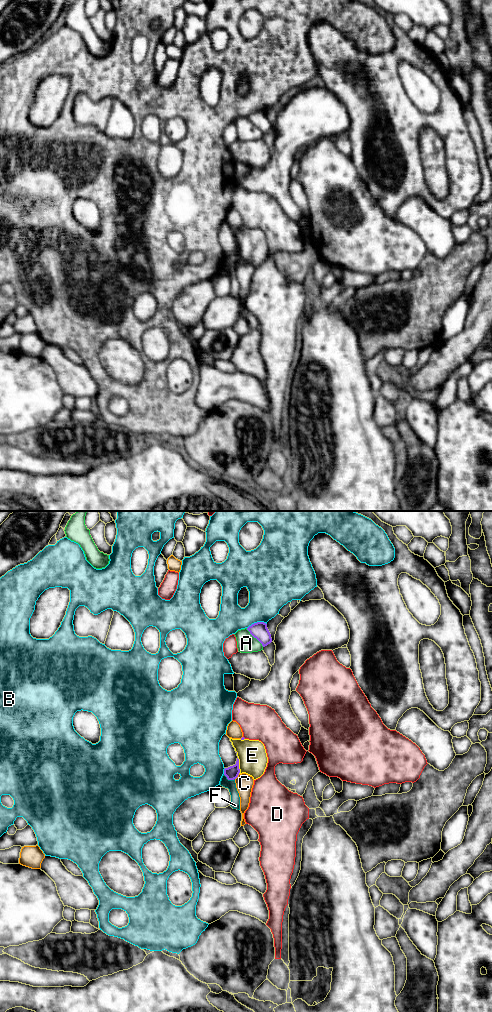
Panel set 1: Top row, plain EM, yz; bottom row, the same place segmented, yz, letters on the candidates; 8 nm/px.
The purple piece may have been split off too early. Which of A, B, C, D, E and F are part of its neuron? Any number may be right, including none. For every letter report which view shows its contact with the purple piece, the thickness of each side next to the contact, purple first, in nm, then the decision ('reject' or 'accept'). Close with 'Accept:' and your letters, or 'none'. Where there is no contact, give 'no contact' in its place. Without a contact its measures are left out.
A: yz | 140/160 nm | reject
B: yz | 140/320 nm | reject
C: yz | 110/140 nm | reject
D: no contact | reject
E: yz | 110/220 nm | reject
F: yz | 110/80 nm | reject
Accept: none

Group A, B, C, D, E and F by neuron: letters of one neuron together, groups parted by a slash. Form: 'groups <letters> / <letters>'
groups A / B / C / D / E / F

